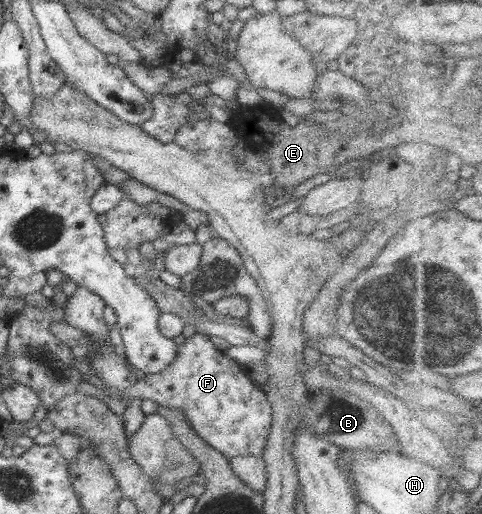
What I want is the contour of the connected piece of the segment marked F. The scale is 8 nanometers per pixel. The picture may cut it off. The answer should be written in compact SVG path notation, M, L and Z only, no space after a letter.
M194 333L176 347L177 356L165 370L161 370L159 374L140 375L133 385L125 388L123 397L151 400L153 403L165 405L167 409L181 411L194 434L227 459L239 455L262 458L263 446L266 444L271 424L271 405L267 401L265 391L249 380L244 367L227 358L222 351L215 349L205 334Z

